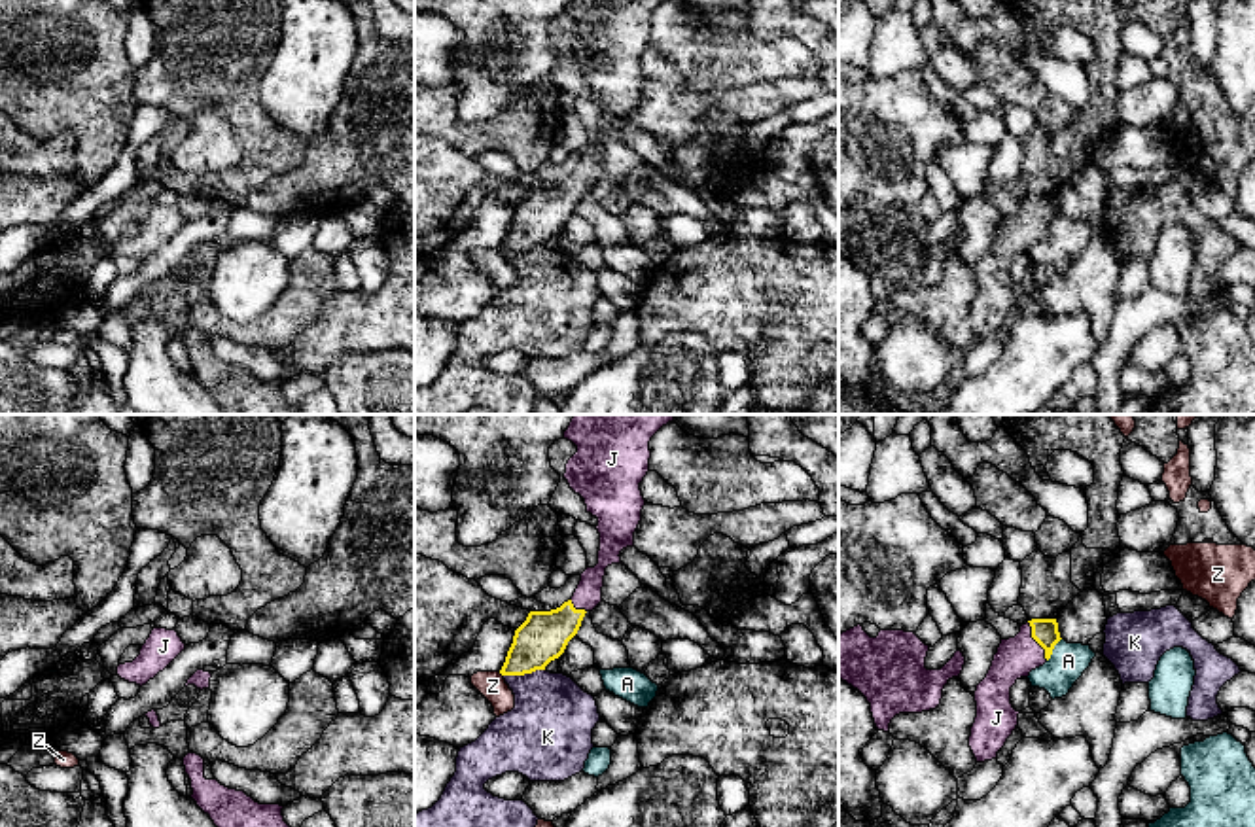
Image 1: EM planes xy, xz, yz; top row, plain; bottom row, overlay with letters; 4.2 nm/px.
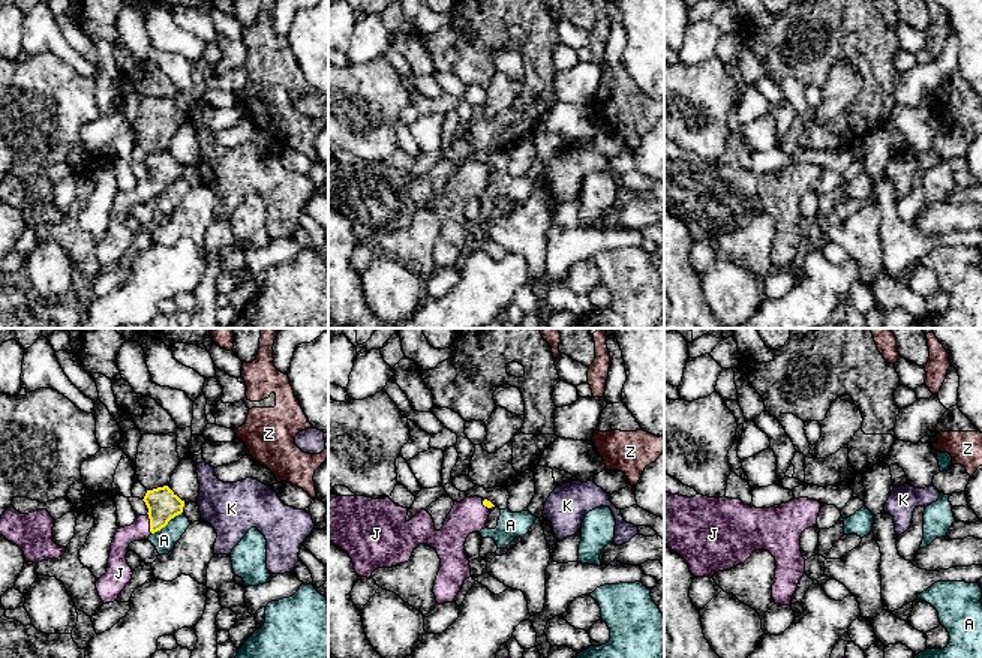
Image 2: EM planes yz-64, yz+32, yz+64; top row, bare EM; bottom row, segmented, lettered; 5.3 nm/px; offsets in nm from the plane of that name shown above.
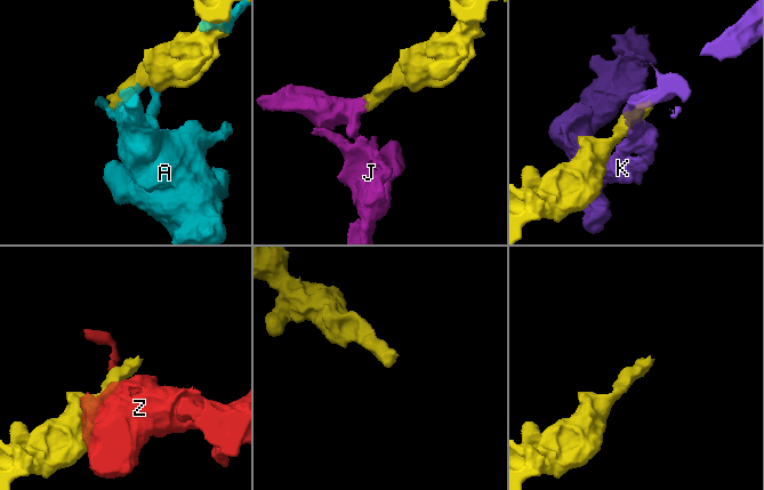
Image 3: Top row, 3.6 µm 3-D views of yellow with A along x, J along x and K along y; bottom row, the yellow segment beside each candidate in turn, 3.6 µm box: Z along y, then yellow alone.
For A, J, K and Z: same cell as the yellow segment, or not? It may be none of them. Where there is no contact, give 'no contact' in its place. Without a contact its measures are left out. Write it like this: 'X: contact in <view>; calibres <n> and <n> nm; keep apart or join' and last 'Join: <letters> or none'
A: contact in yz; calibres 110 and 160 nm; keep apart
J: contact in yz; calibres 110 and 170 nm; join
K: contact in xz; calibres 200 and 360 nm; keep apart
Z: no contact; keep apart
Join: J

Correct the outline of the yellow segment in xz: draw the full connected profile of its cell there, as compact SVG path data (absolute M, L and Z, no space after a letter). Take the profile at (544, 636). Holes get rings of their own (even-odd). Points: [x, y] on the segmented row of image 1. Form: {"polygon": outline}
{"polygon": "M574 414L564 439L577 447L568 460L564 479L570 488L585 500L587 513L598 519L600 551L598 564L581 573L574 596L551 611L530 611L526 621L515 630L502 676L524 676L558 659L568 642L577 634L587 611L602 602L606 568L621 562L621 551L634 547L634 532L642 520L645 500L640 483L649 471L649 441L674 414Z"}

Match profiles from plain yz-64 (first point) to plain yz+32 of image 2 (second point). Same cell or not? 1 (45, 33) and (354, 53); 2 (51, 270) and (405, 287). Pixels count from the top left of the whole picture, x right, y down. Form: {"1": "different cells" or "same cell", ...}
{"1": "same cell", "2": "same cell"}

